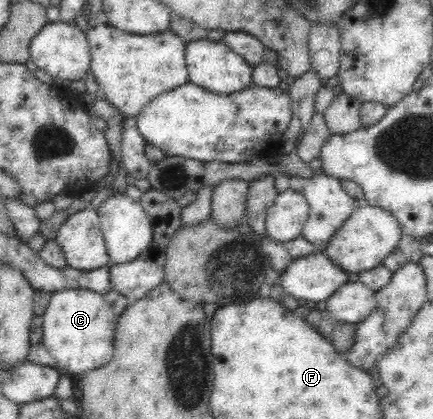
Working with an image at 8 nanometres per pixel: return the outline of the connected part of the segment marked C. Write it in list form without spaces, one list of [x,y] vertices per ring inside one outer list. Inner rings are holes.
[[[62,289],[50,294],[50,301],[42,313],[42,339],[50,356],[57,362],[57,368],[68,375],[81,375],[86,369],[94,369],[106,365],[114,353],[114,329],[116,317],[112,314],[110,305],[101,293],[91,289]]]

